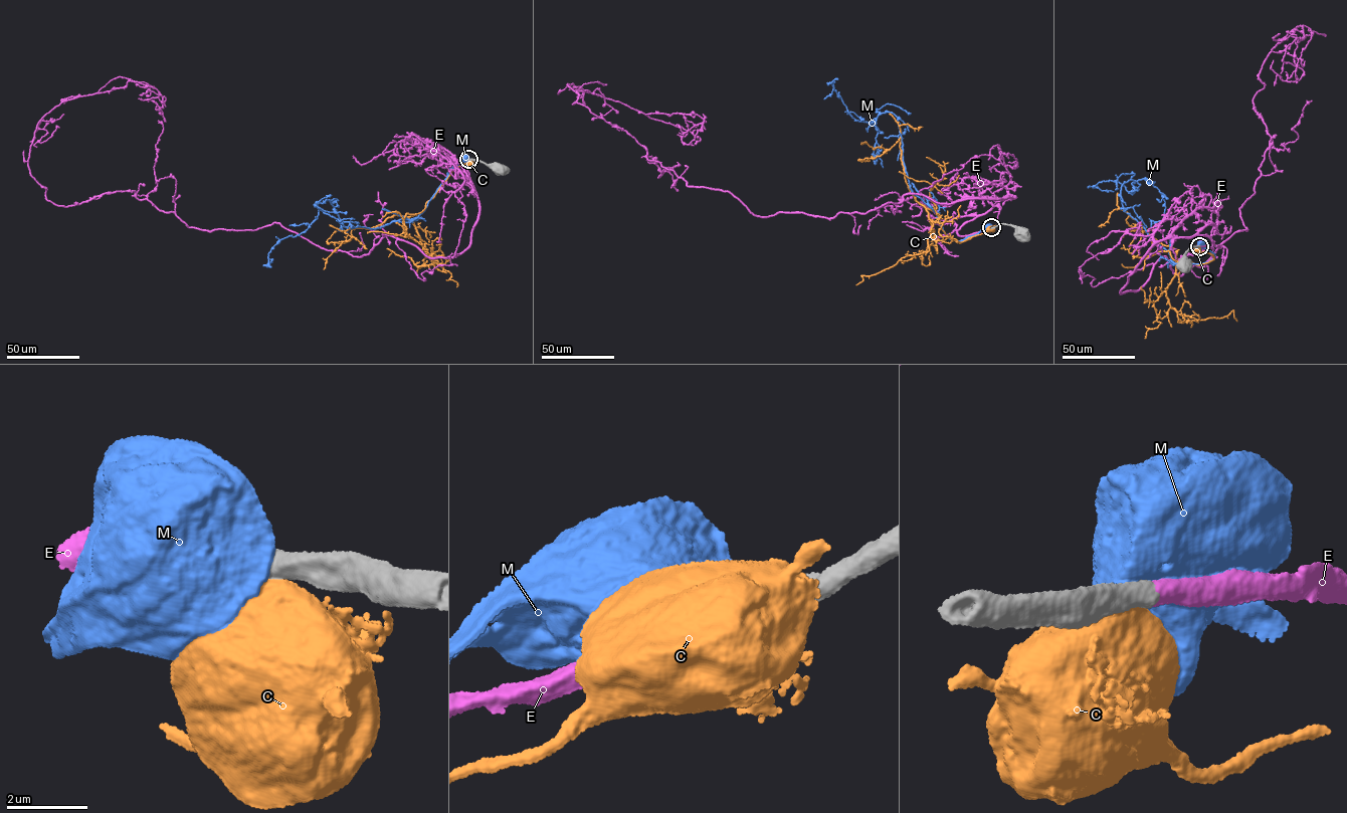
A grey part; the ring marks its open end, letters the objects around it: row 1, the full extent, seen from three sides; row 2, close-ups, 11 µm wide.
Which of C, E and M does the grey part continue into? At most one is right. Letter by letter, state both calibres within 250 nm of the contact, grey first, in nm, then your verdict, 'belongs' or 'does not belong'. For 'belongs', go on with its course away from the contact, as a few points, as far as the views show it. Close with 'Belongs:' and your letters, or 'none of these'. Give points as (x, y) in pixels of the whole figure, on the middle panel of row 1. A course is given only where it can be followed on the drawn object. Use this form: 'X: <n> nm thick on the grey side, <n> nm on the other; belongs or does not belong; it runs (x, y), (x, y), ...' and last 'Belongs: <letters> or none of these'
C: 700 nm thick on the grey side, 900 nm on the other; does not belong
E: 550 nm thick on the grey side, 550 nm on the other; belongs; it runs (990, 228), (957, 232), (1014, 196), (753, 214), (647, 160), (567, 84), (699, 116), (687, 145), (703, 115)
M: 650 nm thick on the grey side, 1000 nm on the other; does not belong
Belongs: E

